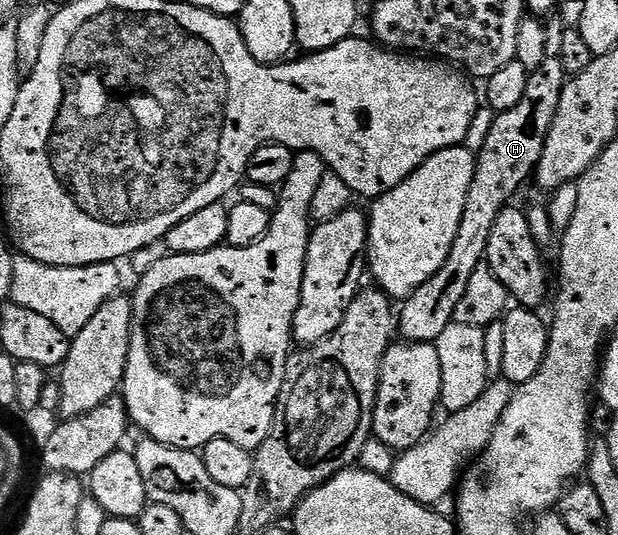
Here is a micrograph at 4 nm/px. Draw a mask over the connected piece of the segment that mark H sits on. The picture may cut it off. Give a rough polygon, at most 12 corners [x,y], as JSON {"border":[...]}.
{"border":[[565,20],[546,61],[497,114],[442,269],[399,308],[409,343],[435,343],[485,262],[498,213],[535,176],[566,82]]}

